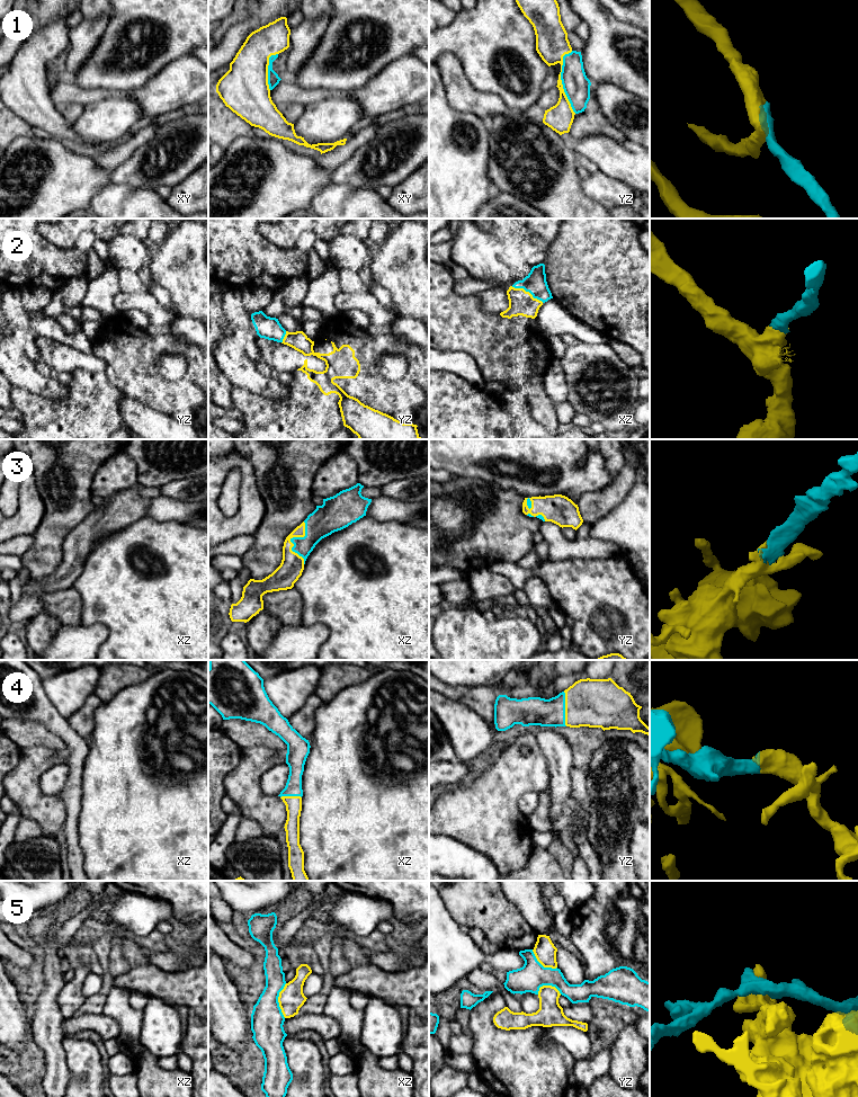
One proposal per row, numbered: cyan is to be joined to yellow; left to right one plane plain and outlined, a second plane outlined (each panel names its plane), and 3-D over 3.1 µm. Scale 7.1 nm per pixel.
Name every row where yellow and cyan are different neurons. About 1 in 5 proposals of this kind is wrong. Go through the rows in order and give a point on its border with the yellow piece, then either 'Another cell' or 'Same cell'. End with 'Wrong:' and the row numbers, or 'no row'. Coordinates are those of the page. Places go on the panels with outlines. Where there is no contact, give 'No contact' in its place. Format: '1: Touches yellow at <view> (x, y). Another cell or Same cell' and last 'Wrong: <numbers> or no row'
1: Touches yellow at yz (561, 81). Same cell
2: Touches yellow at xz (527, 292). Same cell
3: Touches yellow at xz (289, 540). Same cell
4: Touches yellow at yz (565, 708). Same cell
5: Touches yellow at xz (278, 1000). Another cell
Wrong: 5

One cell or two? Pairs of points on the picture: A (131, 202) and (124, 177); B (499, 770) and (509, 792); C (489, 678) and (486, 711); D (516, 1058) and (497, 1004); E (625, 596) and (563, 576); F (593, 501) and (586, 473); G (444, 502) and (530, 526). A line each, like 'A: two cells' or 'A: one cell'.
A: two cells
B: one cell
C: two cells
D: one cell
E: one cell
F: two cells
G: one cell

